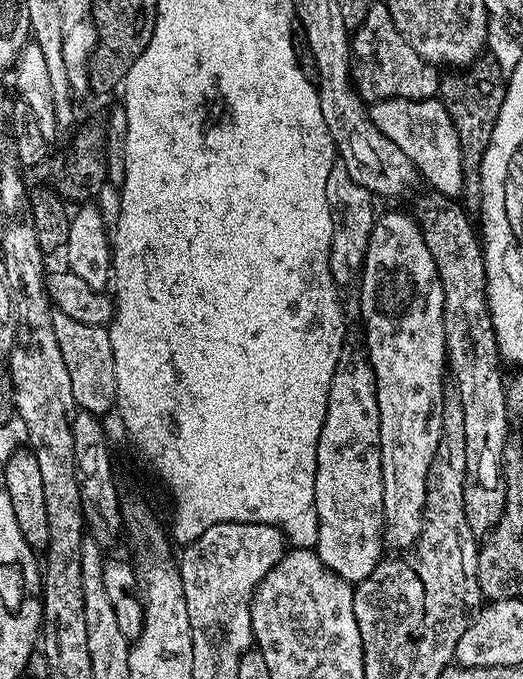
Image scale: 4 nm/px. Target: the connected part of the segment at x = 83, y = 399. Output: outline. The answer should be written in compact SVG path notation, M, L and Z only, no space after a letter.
M56 307L49 313L70 376L75 405L87 415L104 416L108 411L111 413L116 403L117 376L114 374L114 358L107 329L77 322Z

